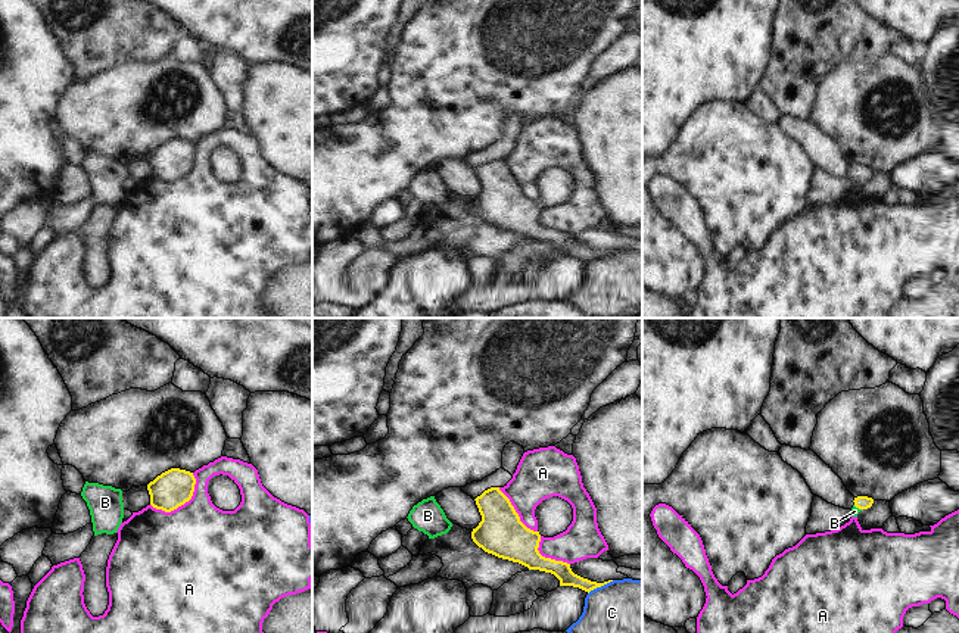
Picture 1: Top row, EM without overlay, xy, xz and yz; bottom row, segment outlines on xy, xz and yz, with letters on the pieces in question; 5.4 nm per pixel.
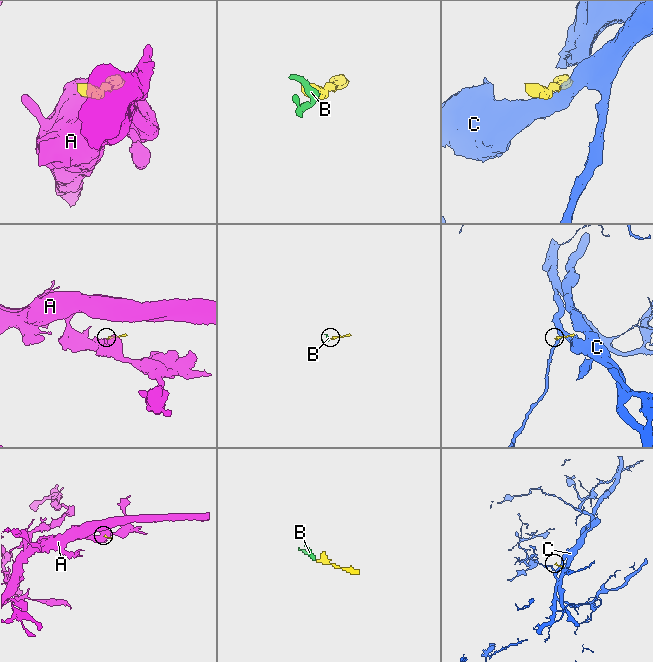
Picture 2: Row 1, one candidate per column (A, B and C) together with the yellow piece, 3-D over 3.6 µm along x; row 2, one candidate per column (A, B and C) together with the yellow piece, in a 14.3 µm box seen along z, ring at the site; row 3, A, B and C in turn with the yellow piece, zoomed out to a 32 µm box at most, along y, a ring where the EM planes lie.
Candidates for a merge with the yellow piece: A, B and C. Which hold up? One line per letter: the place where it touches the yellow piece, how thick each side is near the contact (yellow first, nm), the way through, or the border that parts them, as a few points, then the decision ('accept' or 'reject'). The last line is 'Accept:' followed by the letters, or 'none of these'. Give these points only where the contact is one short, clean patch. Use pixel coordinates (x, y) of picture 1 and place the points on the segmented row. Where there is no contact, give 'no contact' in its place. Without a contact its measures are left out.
A: xy (183, 504) | 200/480 nm | reject
B: yz (858, 507) | 80/50 nm | across yz (862, 502), (858, 507), (855, 511) | accept
C: xz (600, 586) | 100/300 nm | reject
Accept: B

